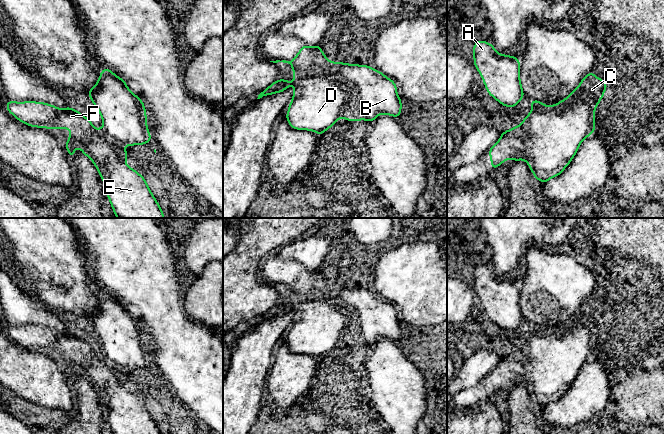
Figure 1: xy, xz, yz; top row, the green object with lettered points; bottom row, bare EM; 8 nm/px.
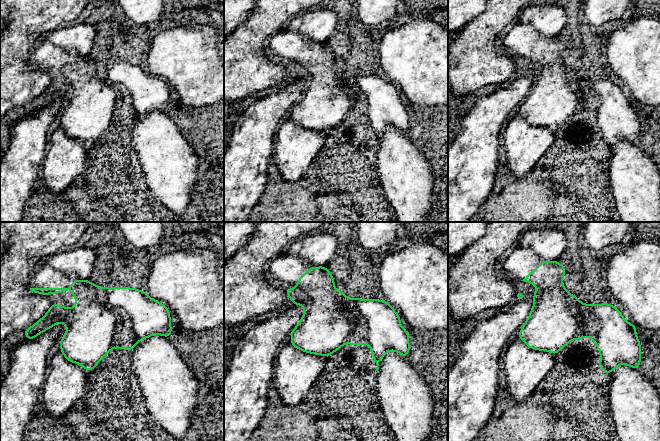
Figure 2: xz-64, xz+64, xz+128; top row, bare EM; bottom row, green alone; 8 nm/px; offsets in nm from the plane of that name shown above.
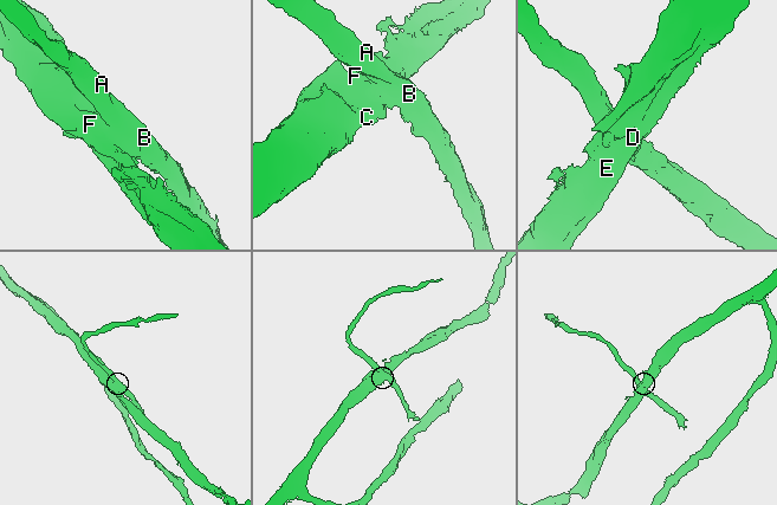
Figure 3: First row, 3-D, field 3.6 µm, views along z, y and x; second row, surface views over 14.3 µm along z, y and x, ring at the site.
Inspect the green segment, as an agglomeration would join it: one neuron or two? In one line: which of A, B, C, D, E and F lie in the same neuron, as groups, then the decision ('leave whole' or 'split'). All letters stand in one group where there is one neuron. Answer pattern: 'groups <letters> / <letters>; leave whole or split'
groups A B / C D E F; split

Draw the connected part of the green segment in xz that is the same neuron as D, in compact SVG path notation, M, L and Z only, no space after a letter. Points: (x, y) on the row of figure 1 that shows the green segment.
M318 76L306 84L300 82L296 85L285 119L293 129L309 130L322 135L340 118L352 122L364 119L360 92L347 80L333 80Z

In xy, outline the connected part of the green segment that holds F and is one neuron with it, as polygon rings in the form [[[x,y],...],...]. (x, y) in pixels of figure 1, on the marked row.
[[[8,101],[6,104],[7,111],[11,113],[17,120],[31,127],[46,129],[87,129],[82,135],[84,148],[82,154],[91,159],[95,165],[101,180],[107,185],[106,195],[110,200],[110,204],[117,218],[164,218],[164,213],[159,206],[156,198],[153,196],[145,178],[135,169],[132,169],[124,161],[120,163],[120,159],[114,154],[109,153],[106,149],[101,149],[98,145],[90,144],[90,135],[94,126],[92,122],[82,115],[78,110],[69,106],[61,109],[48,103],[26,101],[15,102]]]

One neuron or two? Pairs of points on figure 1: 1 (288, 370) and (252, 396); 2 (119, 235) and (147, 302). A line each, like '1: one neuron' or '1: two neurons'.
1: two neurons
2: one neuron

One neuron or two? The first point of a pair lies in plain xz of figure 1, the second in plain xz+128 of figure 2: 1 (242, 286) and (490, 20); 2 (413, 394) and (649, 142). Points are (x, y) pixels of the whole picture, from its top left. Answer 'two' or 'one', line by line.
1: one
2: two

